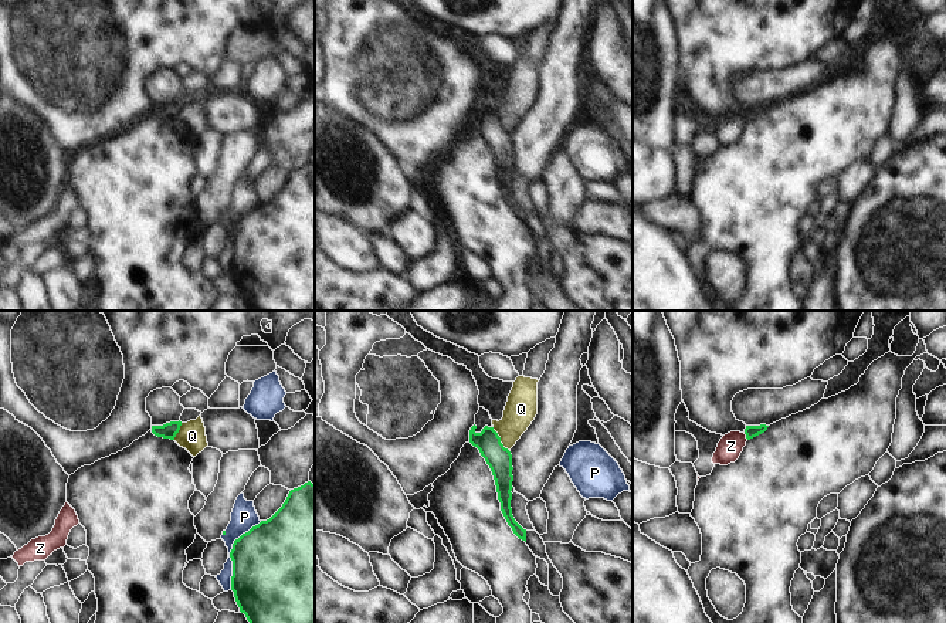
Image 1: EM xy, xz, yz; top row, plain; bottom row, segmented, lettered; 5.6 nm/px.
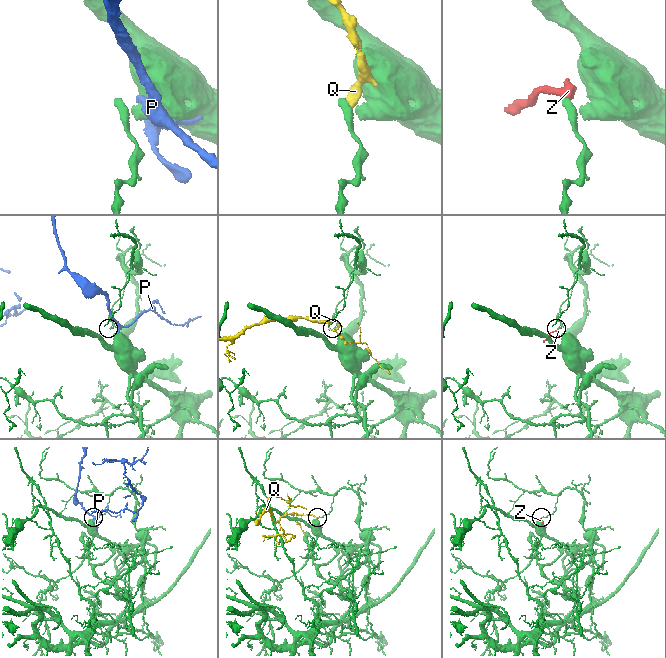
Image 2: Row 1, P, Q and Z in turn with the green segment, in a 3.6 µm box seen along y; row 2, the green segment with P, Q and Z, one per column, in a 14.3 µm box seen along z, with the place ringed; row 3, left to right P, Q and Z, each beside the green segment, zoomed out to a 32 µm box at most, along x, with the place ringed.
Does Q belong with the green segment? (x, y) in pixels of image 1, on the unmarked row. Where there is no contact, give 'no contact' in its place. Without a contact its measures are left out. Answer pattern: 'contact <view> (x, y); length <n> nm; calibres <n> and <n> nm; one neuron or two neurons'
contact xz (499, 121); length 160 nm; calibres 140 and 180 nm; two neurons

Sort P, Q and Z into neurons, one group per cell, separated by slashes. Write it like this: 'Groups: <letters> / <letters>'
Groups: P / Q / Z

